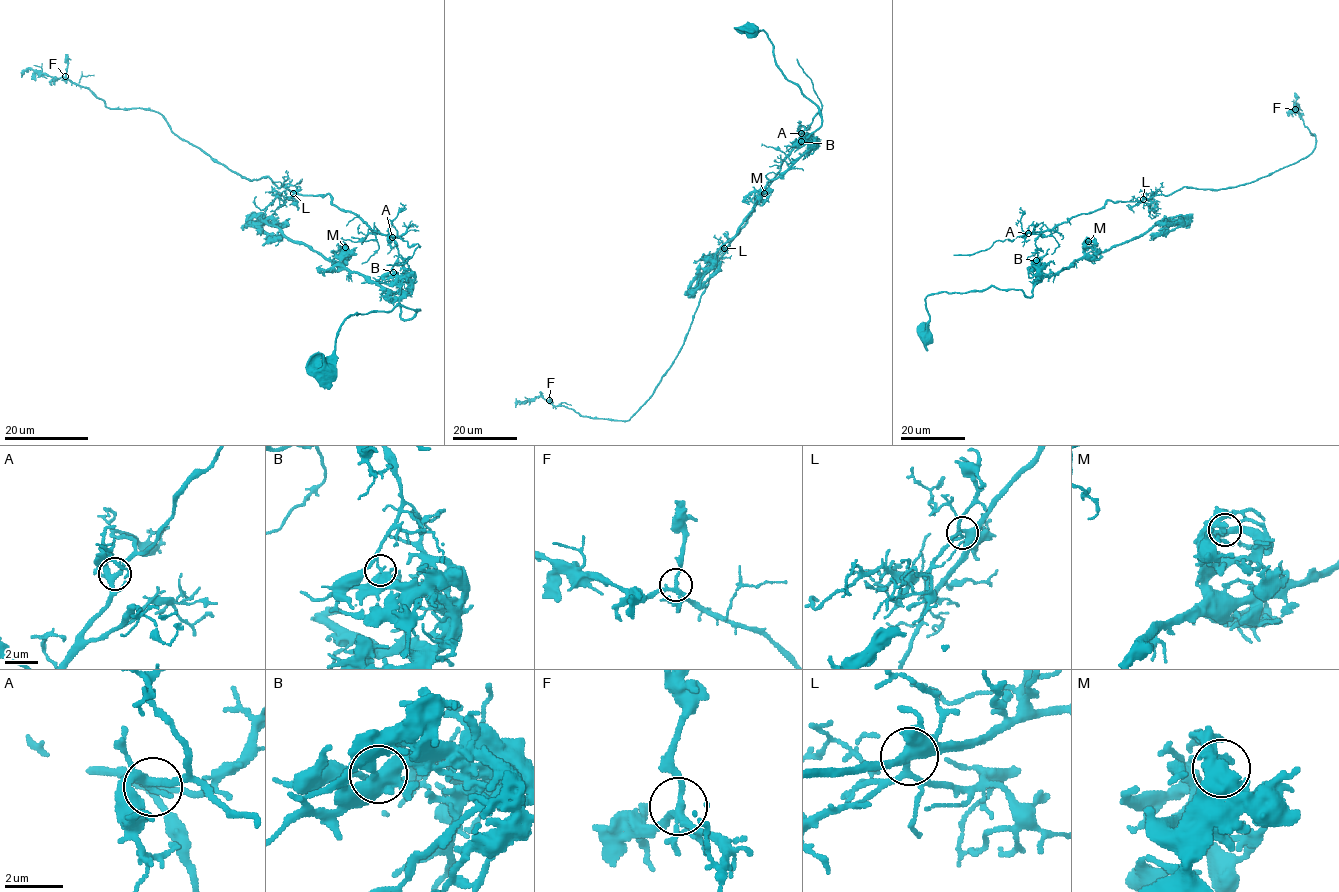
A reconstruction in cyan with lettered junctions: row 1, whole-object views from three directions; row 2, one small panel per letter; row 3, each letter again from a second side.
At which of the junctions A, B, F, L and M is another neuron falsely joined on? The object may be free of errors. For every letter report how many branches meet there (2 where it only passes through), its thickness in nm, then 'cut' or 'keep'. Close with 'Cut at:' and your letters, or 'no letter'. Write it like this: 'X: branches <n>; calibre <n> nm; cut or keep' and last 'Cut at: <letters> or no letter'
A: branches 5; calibre 300 nm; keep
B: branches 4; calibre 360 nm; cut
F: branches 4; calibre 240 nm; keep
L: branches 4; calibre 340 nm; keep
M: branches 4; calibre 280 nm; keep
Cut at: B

